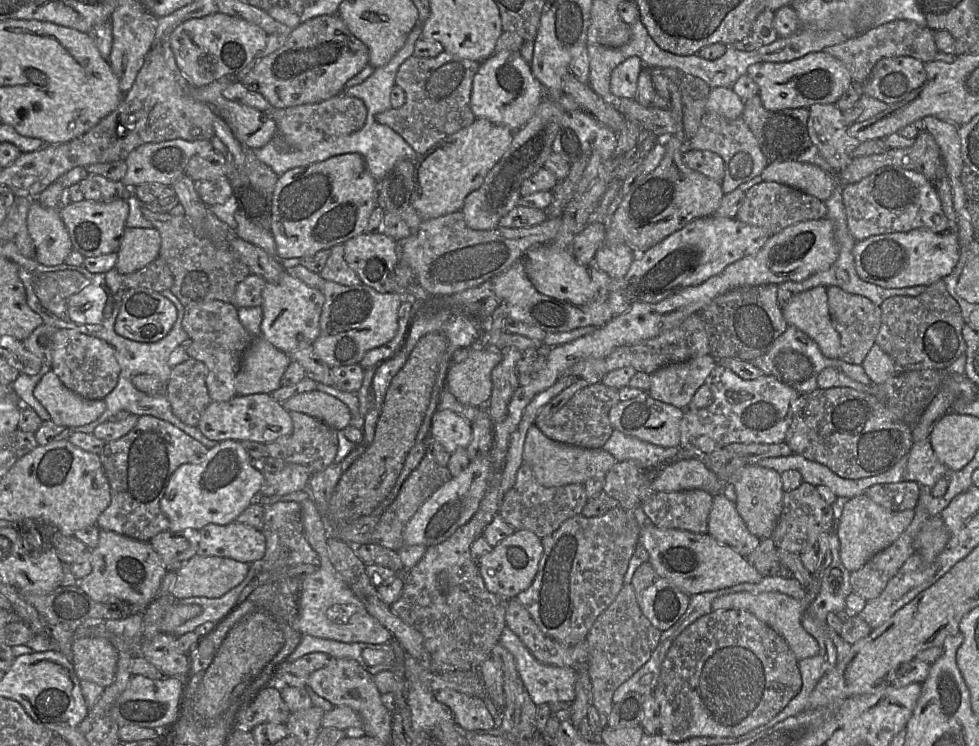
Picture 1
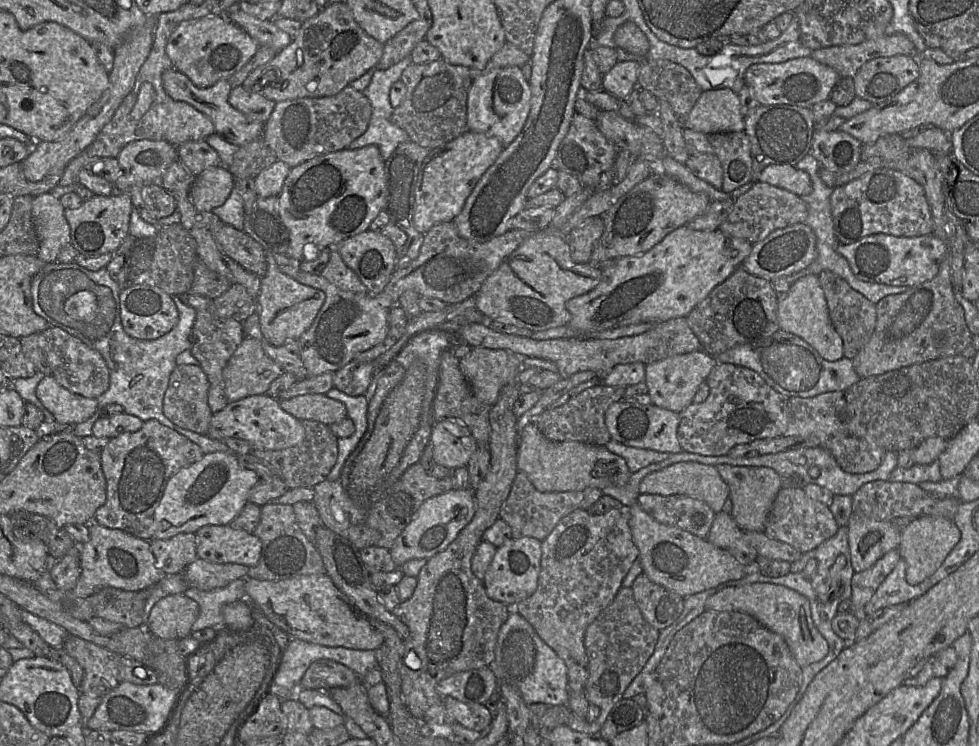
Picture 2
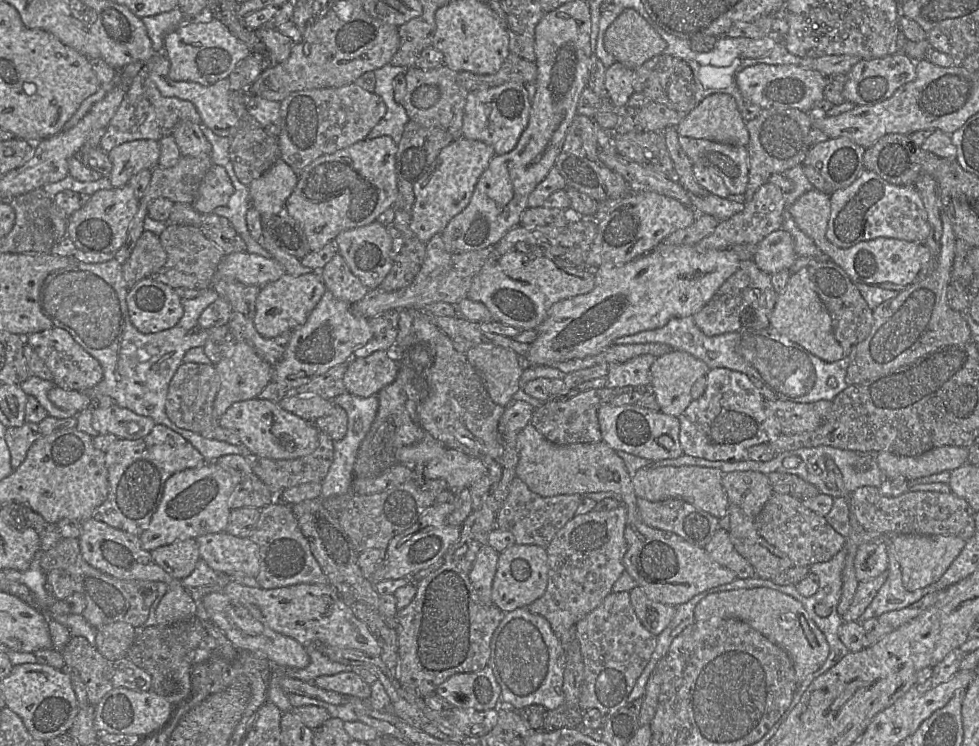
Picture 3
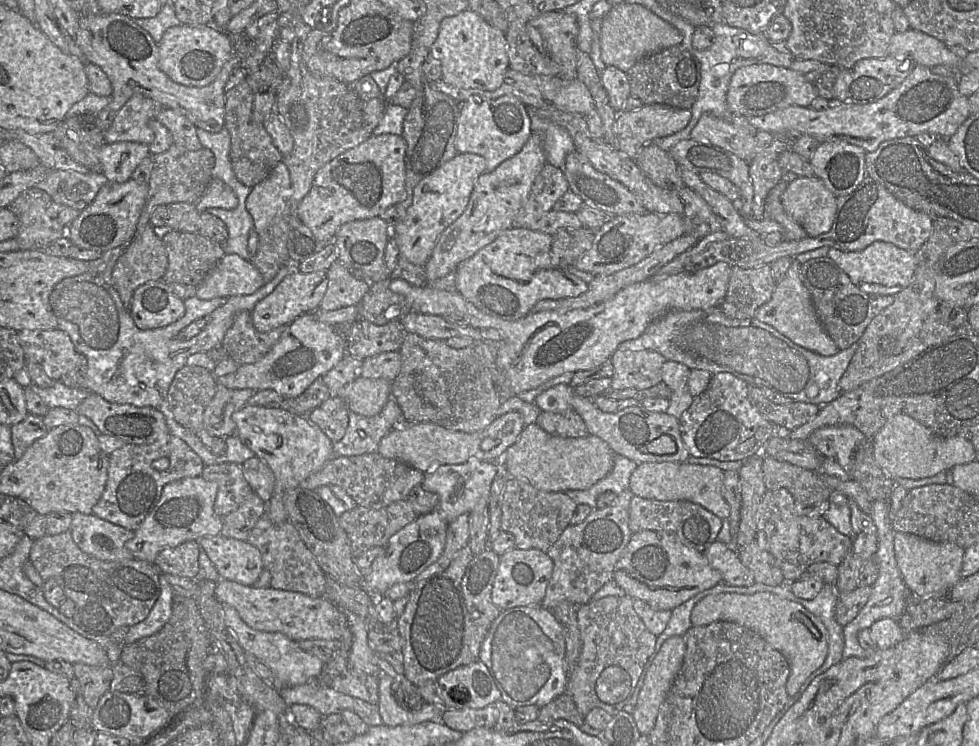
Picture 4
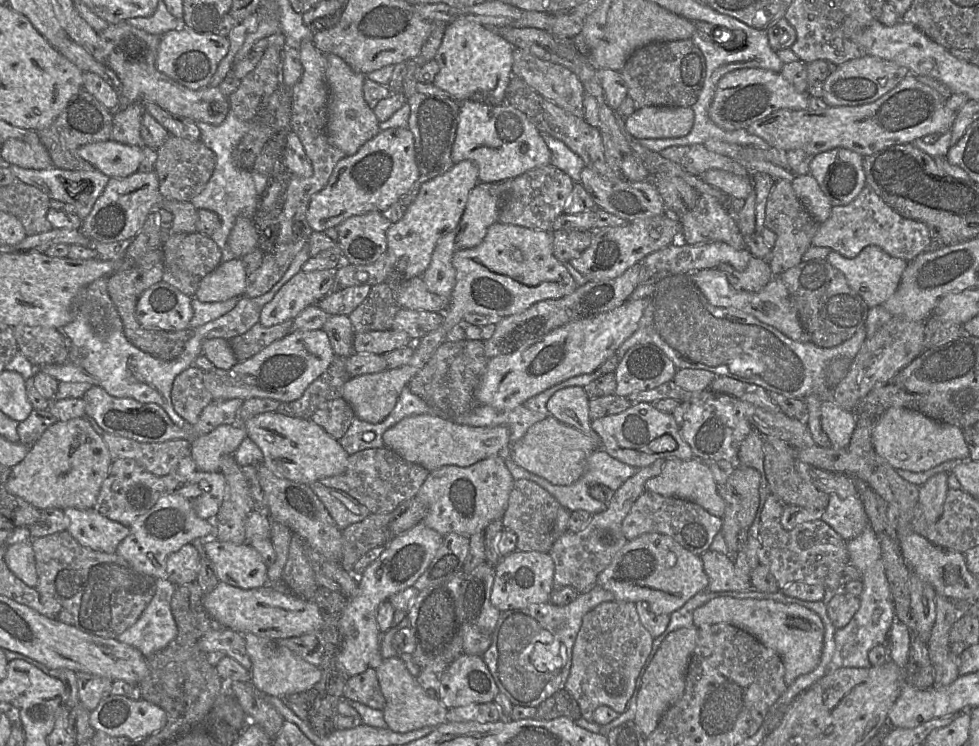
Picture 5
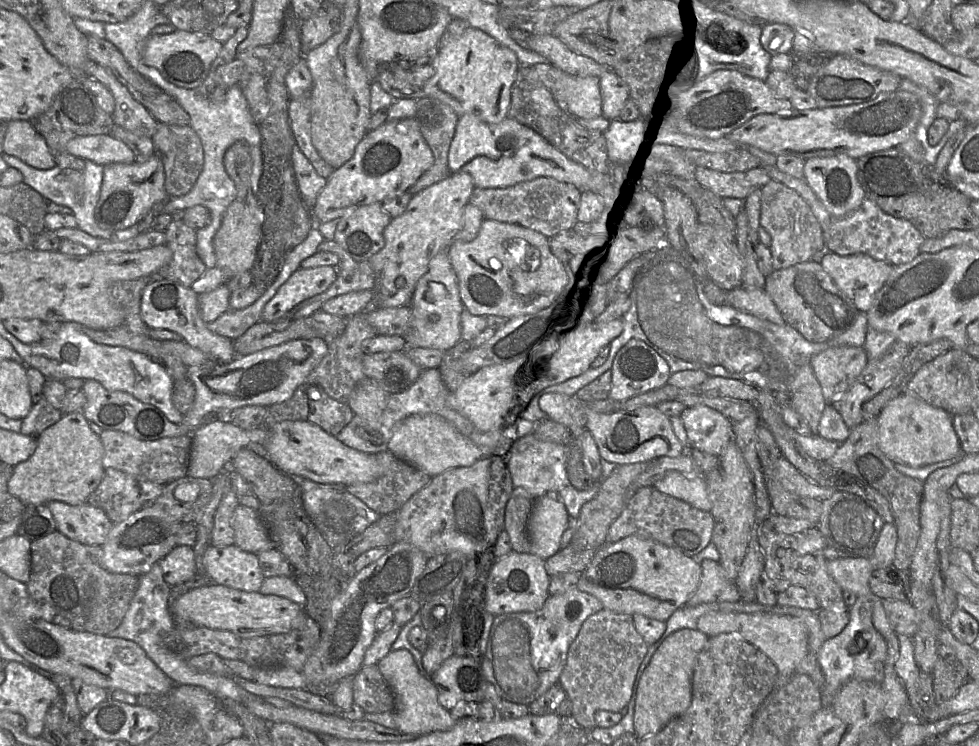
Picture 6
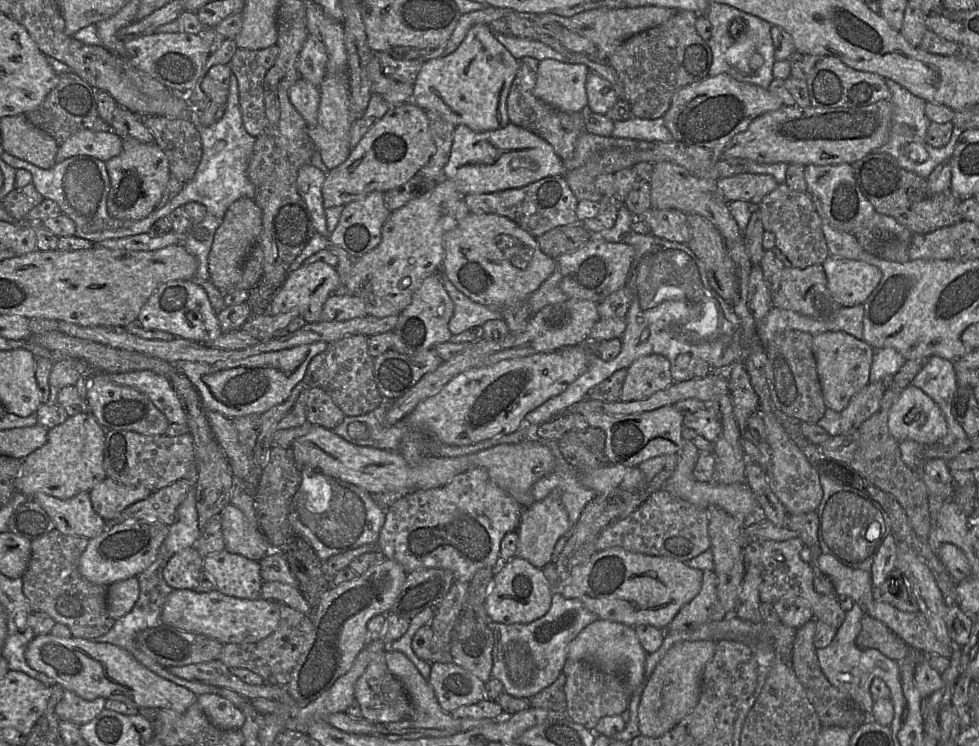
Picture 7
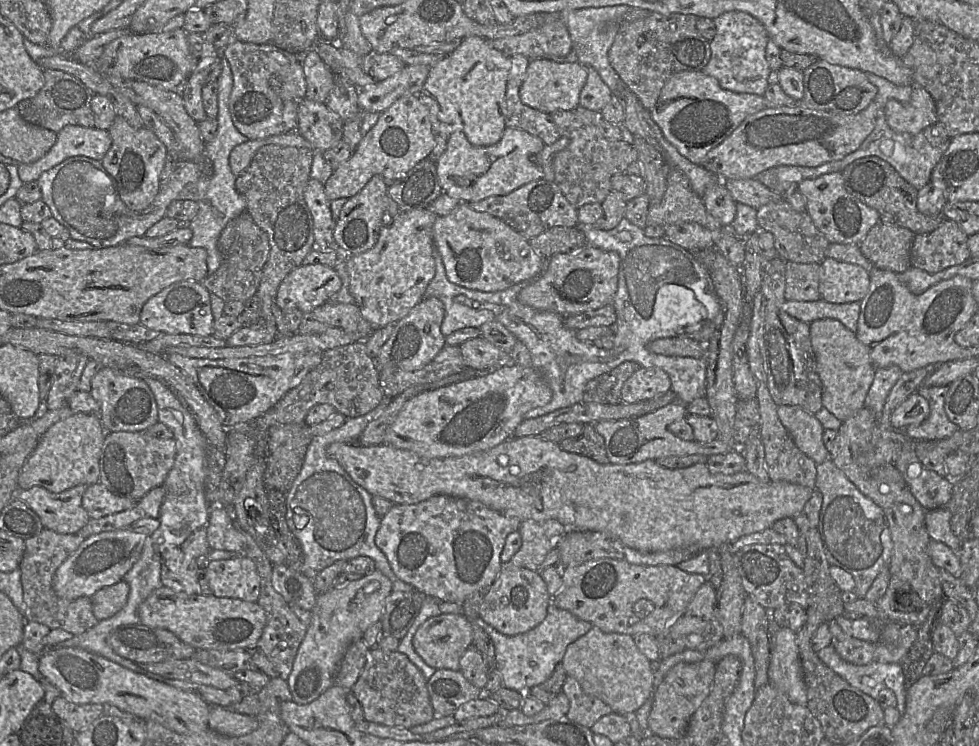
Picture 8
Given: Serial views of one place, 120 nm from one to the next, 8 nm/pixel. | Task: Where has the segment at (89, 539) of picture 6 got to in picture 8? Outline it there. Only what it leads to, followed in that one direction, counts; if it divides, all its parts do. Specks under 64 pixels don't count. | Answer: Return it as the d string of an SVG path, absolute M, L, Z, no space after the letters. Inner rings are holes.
M78 485L60 493L52 493L42 487L28 490L16 489L13 499L25 502L40 518L44 529L58 534L77 534L89 521L90 517L82 506L82 497L88 486Z

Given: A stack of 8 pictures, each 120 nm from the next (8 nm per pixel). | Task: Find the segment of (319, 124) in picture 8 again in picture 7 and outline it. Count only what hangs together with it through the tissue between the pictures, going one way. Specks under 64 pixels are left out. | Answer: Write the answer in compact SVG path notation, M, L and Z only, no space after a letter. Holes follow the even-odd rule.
M300 77L290 88L290 101L306 122L307 128L317 122L320 92L311 82Z

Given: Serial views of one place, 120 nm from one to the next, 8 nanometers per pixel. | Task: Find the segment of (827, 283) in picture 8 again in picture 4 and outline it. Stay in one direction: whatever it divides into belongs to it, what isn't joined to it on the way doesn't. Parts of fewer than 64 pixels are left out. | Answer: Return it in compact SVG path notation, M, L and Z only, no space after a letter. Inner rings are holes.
M875 241L861 251L844 252L830 248L827 254L850 278L851 282L868 296L896 295L911 282L915 271L915 253L889 242Z

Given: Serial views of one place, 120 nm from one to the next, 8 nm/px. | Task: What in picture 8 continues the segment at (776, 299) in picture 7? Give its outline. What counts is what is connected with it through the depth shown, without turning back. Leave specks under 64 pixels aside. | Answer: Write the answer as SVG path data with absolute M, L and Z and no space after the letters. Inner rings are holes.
M786 262L785 299L805 302L820 300L820 274L820 263Z

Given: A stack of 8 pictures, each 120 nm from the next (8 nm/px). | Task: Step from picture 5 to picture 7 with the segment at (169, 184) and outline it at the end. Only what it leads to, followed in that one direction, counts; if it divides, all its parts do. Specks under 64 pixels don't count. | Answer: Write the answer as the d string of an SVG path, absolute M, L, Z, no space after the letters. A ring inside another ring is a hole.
M141 116L169 161L170 173L183 184L191 181L202 157L200 132L190 120Z

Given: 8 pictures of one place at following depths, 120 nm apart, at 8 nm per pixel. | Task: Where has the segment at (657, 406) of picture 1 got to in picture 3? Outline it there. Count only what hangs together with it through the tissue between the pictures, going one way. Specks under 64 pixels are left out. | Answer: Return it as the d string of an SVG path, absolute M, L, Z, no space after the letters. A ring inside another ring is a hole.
M604 404L598 409L598 421L602 441L615 451L648 459L650 461L677 458L684 452L679 439L680 421L677 416L668 415L640 407L636 404L612 406ZM666 435L672 439L673 445L666 448L659 444L659 437Z

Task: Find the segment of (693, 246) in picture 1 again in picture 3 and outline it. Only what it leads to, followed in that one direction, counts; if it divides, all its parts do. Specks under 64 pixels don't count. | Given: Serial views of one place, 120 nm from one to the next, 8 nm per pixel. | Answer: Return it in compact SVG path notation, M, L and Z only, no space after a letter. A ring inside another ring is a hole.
M661 242L650 252L626 263L621 266L616 265L600 265L594 268L595 273L595 287L589 293L577 295L572 298L560 300L553 304L549 309L545 320L537 327L537 337L530 344L526 356L522 356L522 369L527 366L550 366L555 362L563 362L576 358L585 358L599 353L604 348L613 344L613 341L619 337L637 334L642 331L652 330L664 326L669 320L675 317L693 316L703 306L705 306L721 285L736 272L740 264L738 256L730 249L712 249L707 251L698 251L691 245L671 245Z

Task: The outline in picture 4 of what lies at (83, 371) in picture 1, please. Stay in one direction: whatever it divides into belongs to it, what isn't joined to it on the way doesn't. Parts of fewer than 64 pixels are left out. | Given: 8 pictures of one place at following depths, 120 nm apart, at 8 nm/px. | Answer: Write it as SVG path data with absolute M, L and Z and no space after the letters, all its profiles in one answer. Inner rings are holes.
M28 330L18 332L26 362L38 364L54 381L78 365L77 352L70 336L63 330Z

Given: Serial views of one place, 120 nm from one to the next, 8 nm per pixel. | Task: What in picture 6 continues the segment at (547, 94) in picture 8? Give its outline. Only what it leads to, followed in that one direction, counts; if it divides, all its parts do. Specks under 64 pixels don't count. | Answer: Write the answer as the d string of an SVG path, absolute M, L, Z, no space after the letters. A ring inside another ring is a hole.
M552 68L551 80L553 80L553 89L550 92L555 101L563 106L571 115L587 119L602 116L602 99L598 77L573 76L558 68Z

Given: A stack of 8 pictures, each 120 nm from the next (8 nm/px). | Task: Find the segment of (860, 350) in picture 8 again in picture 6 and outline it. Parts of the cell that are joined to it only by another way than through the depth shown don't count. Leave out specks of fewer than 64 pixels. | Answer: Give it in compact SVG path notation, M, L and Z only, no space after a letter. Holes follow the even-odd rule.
M830 347L810 361L827 404L833 403L856 380L868 362L864 347Z

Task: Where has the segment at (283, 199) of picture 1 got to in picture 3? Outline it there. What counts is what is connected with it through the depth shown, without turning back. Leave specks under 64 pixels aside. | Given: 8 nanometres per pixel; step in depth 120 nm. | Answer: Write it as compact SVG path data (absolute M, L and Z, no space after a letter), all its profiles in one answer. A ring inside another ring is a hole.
M389 136L362 140L347 148L318 157L298 175L297 185L287 199L285 209L302 227L311 252L323 248L343 231L375 222L395 202L398 190L395 176L395 155L398 144Z

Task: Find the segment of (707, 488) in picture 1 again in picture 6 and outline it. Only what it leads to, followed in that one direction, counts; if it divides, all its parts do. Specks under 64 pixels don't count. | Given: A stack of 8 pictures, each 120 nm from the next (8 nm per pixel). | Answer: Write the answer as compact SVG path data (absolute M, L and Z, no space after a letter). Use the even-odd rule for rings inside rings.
M671 471L654 485L660 492L680 499L700 510L710 512L712 503L708 496L705 475L686 478L678 471Z

